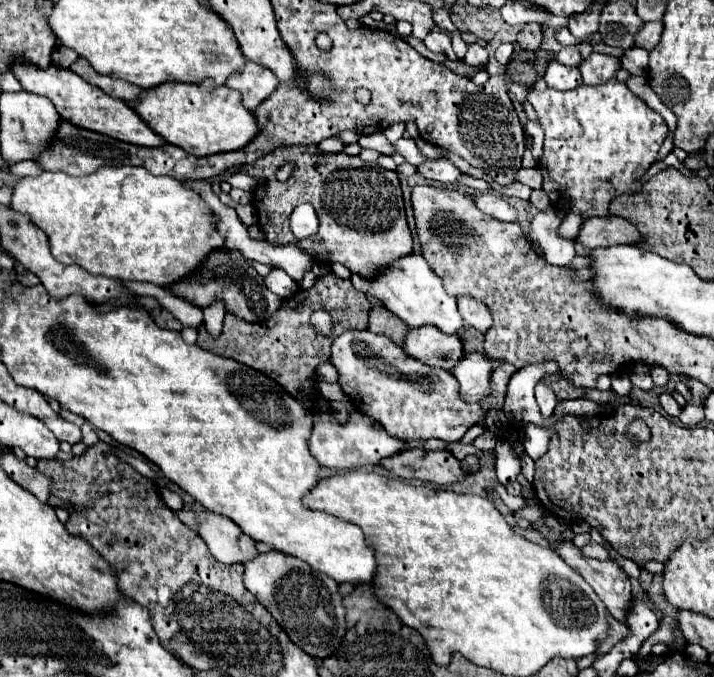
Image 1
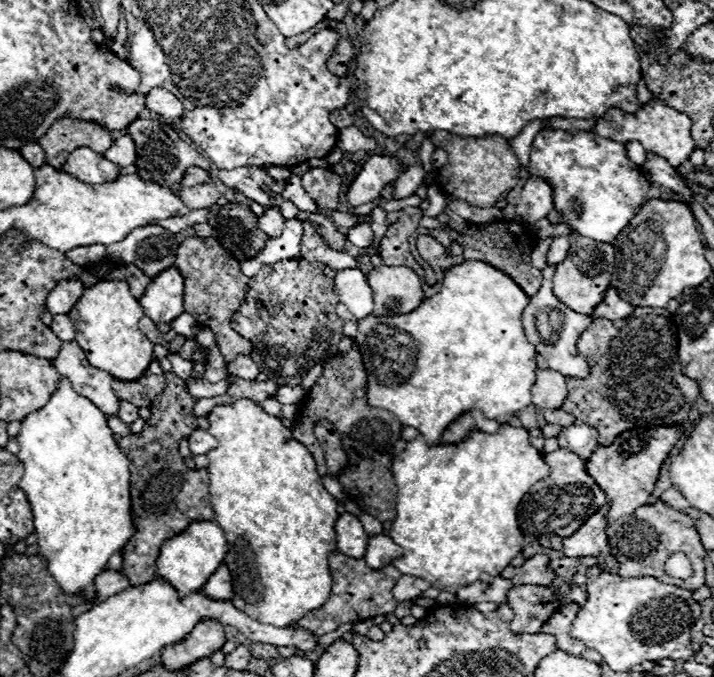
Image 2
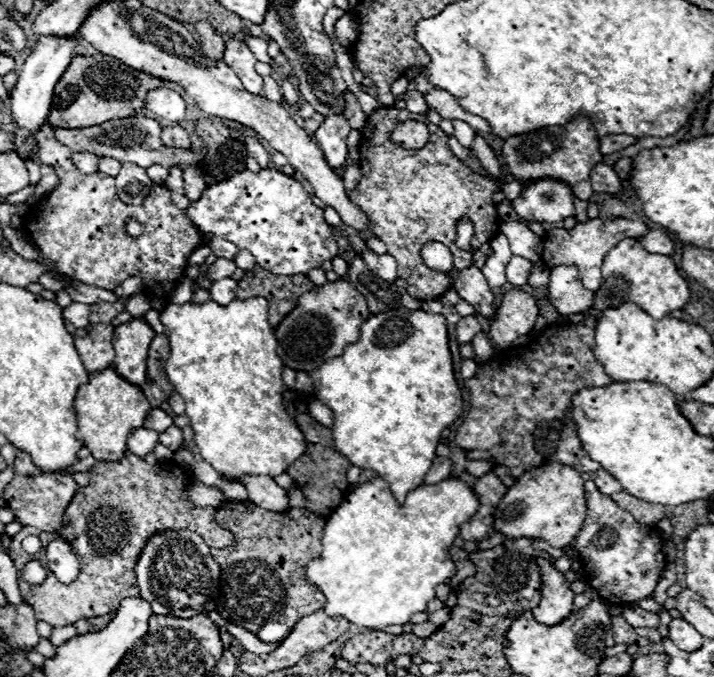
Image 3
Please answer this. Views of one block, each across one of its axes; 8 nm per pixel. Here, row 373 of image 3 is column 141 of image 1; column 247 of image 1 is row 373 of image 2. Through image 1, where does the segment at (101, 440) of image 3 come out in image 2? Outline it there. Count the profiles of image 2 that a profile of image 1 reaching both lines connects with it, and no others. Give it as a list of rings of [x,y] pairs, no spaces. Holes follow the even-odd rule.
[[[124,280],[118,282],[98,282],[92,288],[86,288],[82,298],[76,302],[70,318],[76,330],[76,342],[84,350],[88,362],[108,372],[116,380],[138,380],[148,370],[152,362],[152,342],[138,330],[138,320],[144,316],[140,302],[130,294],[130,288]]]

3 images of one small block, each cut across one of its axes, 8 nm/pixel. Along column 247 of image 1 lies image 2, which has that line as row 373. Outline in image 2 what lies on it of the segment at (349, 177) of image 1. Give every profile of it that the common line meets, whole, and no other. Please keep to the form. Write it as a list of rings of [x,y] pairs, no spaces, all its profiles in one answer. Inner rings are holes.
[[[168,372],[166,376],[166,388],[160,396],[156,396],[156,400],[152,400],[150,404],[150,418],[146,420],[146,426],[142,432],[138,434],[130,434],[124,436],[118,446],[120,450],[128,456],[128,460],[132,462],[132,470],[130,470],[130,500],[132,500],[132,518],[134,518],[134,528],[136,534],[124,544],[122,554],[124,554],[124,562],[120,572],[128,578],[130,586],[142,586],[154,580],[154,568],[156,568],[156,558],[160,554],[160,548],[166,540],[170,540],[172,536],[178,536],[180,532],[184,532],[194,520],[206,520],[212,522],[214,520],[214,510],[210,504],[210,494],[208,494],[208,474],[206,470],[192,470],[184,464],[184,460],[178,454],[178,442],[192,434],[196,426],[196,416],[192,416],[192,408],[196,404],[196,398],[192,398],[186,392],[186,382],[182,378],[178,378],[176,374]]]

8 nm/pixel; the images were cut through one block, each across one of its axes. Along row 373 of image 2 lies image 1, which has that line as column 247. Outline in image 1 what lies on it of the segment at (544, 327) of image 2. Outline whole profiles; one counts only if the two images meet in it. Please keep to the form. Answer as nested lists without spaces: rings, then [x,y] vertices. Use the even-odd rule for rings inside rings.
[[[276,550],[256,554],[242,566],[244,586],[274,616],[274,620],[284,628],[284,632],[298,648],[314,658],[326,658],[328,646],[340,644],[346,632],[344,606],[338,584],[330,576],[316,572],[306,562],[280,554]]]

